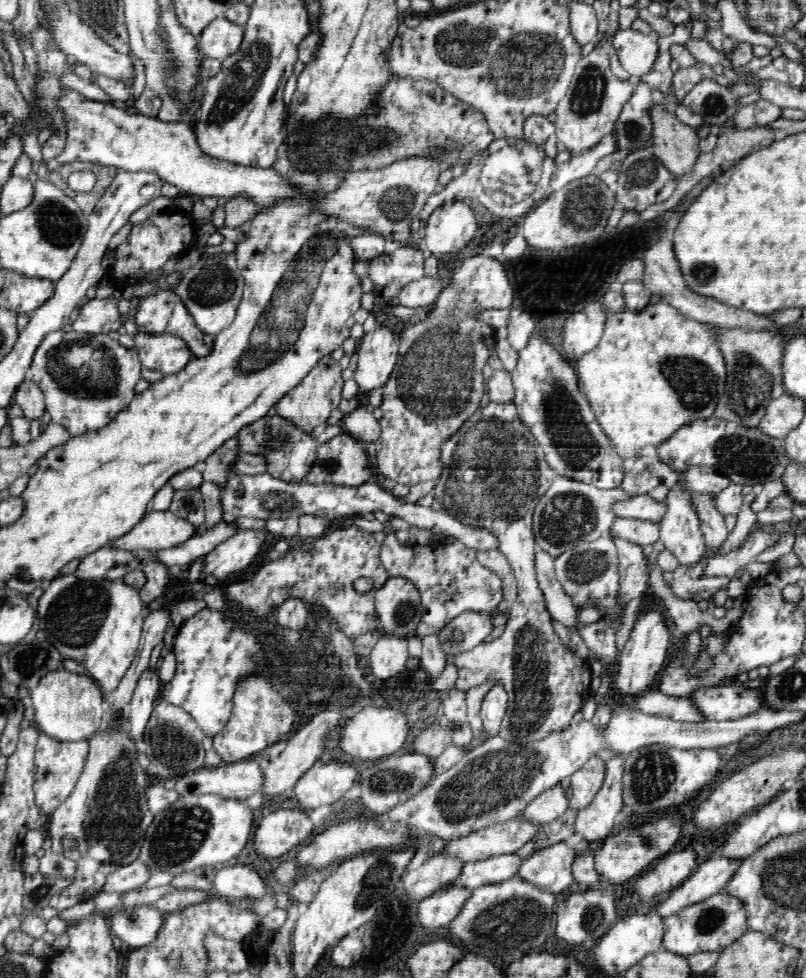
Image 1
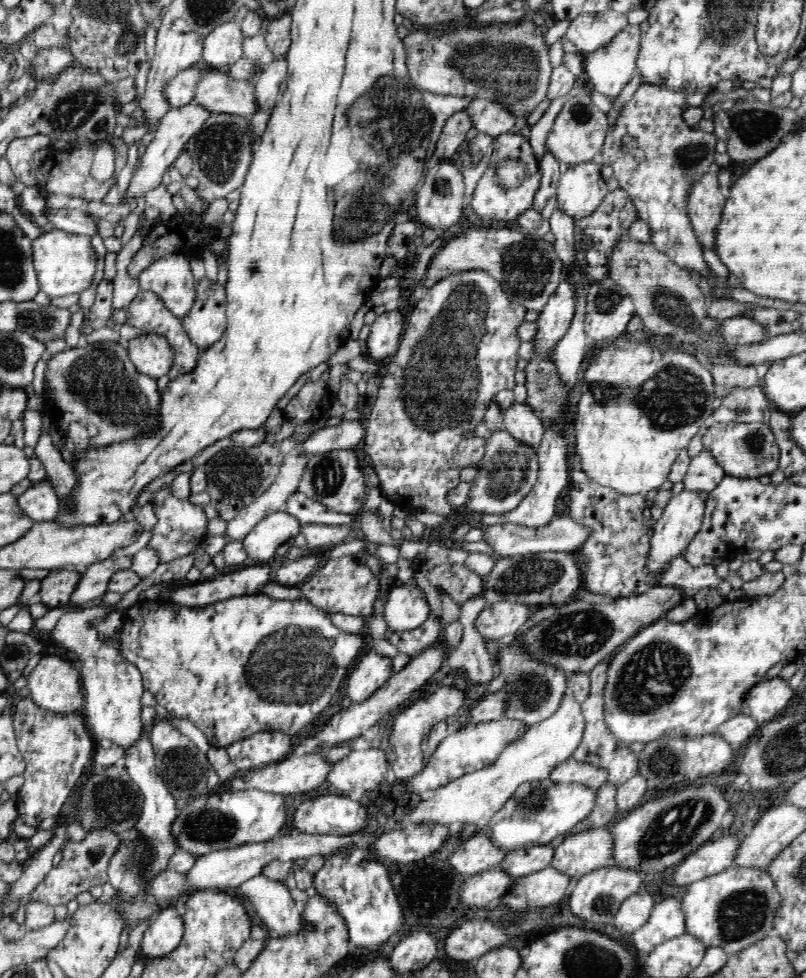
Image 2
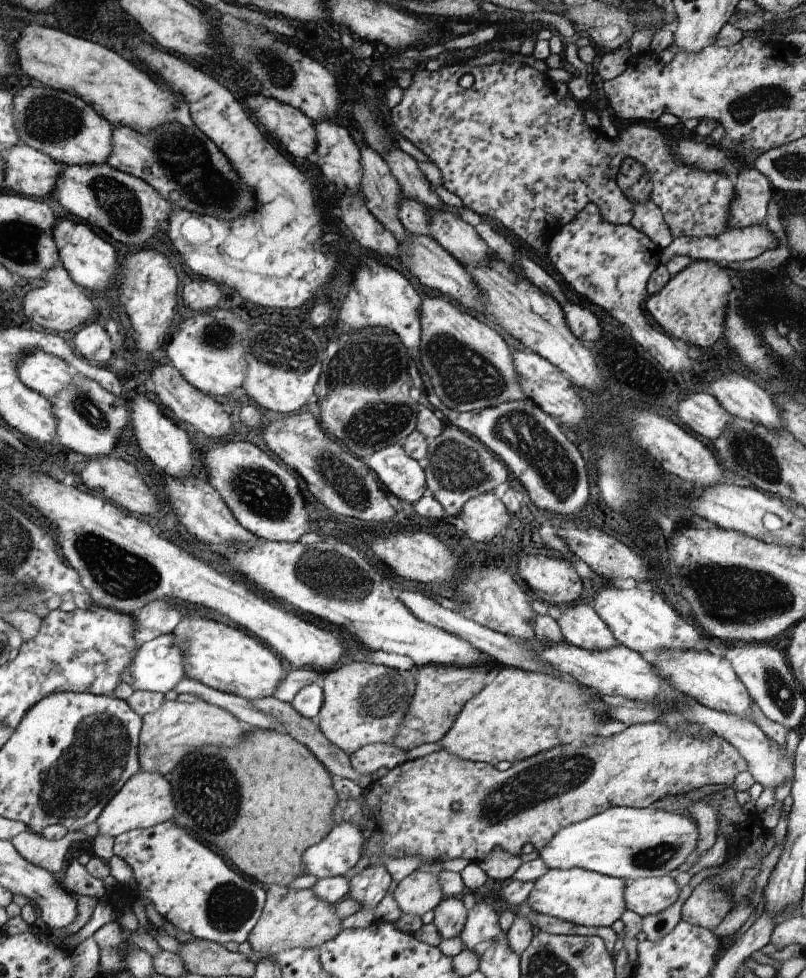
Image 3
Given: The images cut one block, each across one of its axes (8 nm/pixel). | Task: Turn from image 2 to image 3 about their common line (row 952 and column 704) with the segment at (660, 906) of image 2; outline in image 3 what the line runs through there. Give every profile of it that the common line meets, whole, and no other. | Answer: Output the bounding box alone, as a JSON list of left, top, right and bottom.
[593,584,708,656]

